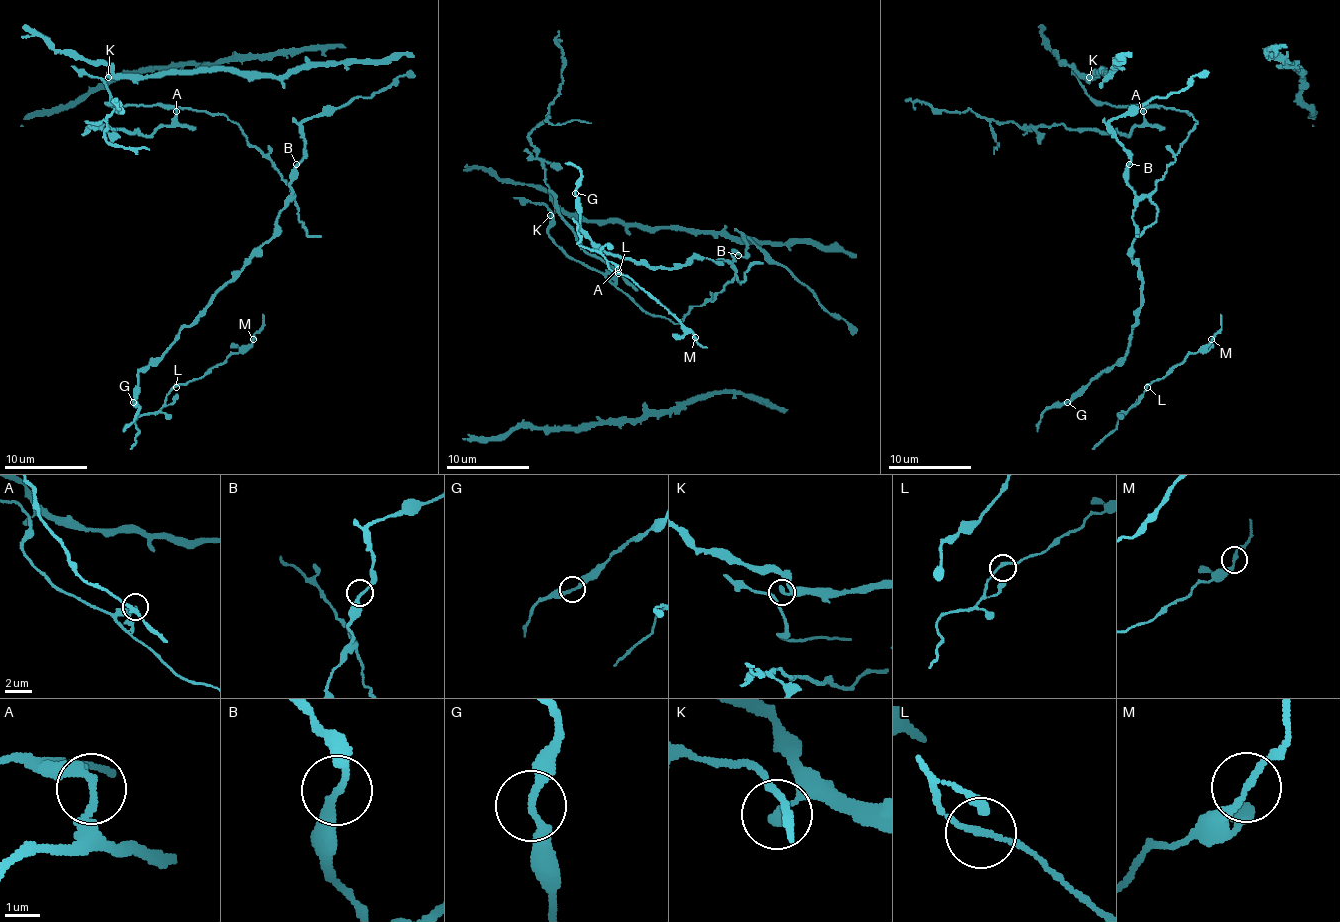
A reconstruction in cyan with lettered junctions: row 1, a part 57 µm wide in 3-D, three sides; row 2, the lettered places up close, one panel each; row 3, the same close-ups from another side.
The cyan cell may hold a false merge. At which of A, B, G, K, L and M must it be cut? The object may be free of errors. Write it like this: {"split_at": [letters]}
{"split_at": ["A"]}

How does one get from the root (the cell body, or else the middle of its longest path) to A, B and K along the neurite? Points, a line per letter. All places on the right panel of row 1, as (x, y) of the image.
A: (1195, 118), (1187, 112), (1162, 106), (1147, 106), (1143, 112)
B: (1195, 118), (1197, 124), (1153, 190), (1139, 197), (1135, 193), (1127, 180), (1129, 164)
K: (1195, 118), (1187, 112), (1164, 106), (1100, 104), (1079, 81), (1079, 77), (1089, 77)

